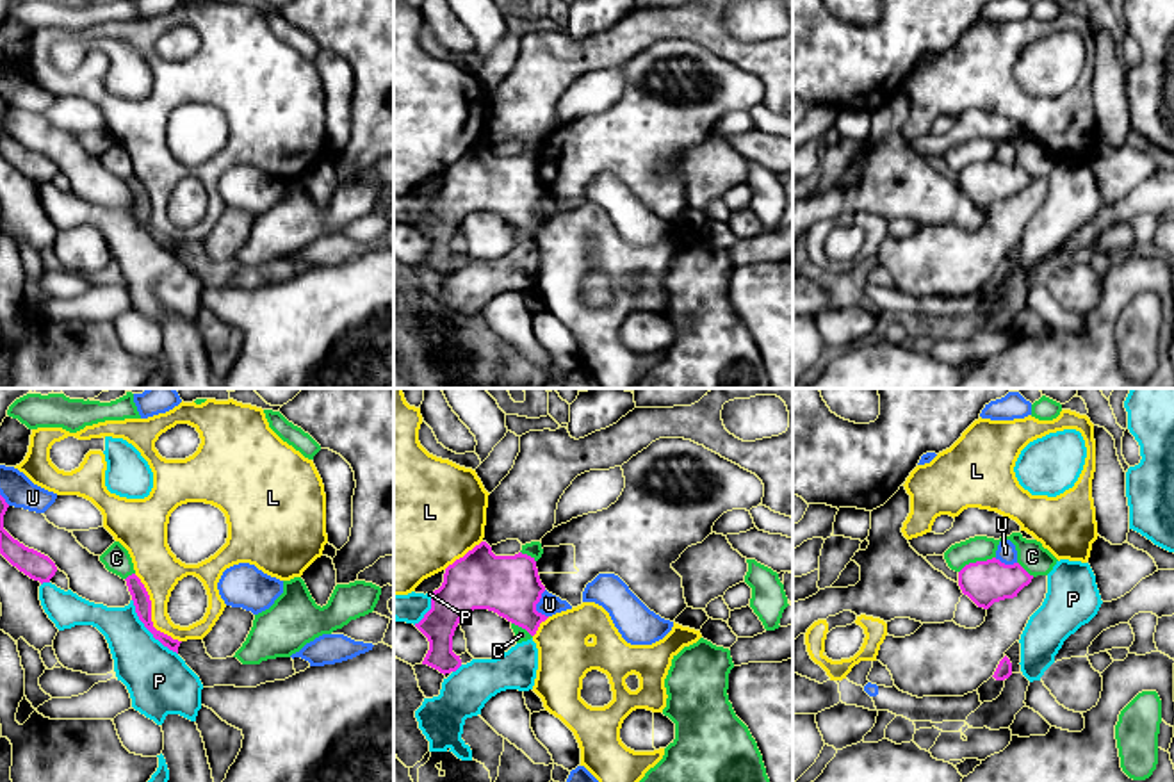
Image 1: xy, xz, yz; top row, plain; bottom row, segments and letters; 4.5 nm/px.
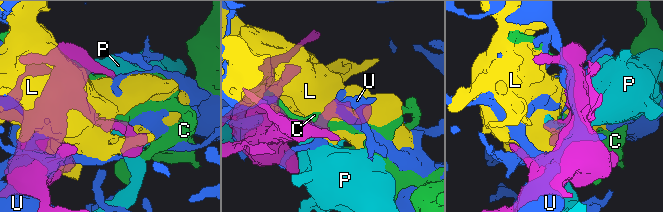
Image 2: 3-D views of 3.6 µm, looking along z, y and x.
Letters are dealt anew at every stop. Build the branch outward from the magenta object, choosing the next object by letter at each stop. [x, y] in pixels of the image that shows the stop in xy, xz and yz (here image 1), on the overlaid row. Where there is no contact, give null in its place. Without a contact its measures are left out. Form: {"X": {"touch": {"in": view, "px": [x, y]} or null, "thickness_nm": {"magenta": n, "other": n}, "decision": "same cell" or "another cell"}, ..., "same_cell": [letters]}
{"C": {"touch": {"in": "yz", "px": [977, 562]}, "thickness_nm": {"magenta": 190, "other": 140}, "decision": "same cell"}, "L": {"touch": {"in": "xy", "px": [150, 613]}, "thickness_nm": {"magenta": 80, "other": 190}, "decision": "another cell"}, "P": {"touch": {"in": "xy", "px": [146, 627]}, "thickness_nm": {"magenta": 80, "other": 280}, "decision": "another cell"}, "U": {"touch": {"in": "xz", "px": [535, 606]}, "thickness_nm": {"magenta": 280, "other": 100}, "decision": "another cell"}, "same_cell": ["C"]}

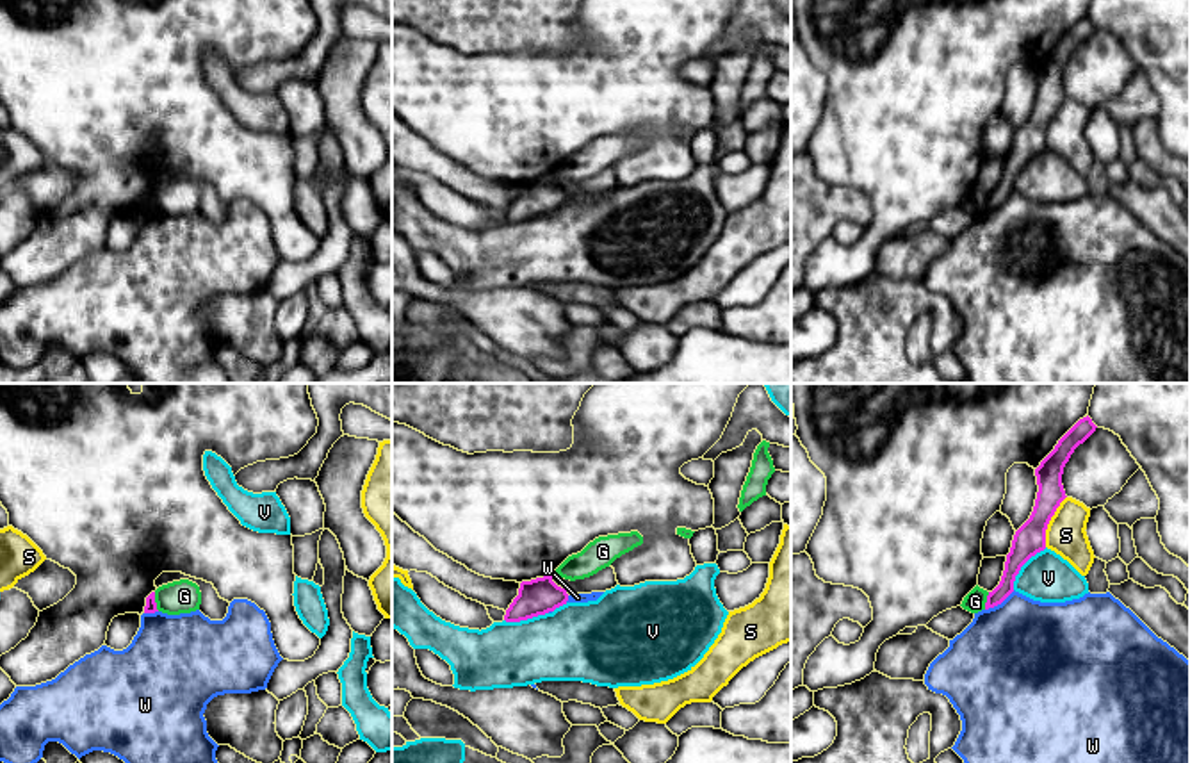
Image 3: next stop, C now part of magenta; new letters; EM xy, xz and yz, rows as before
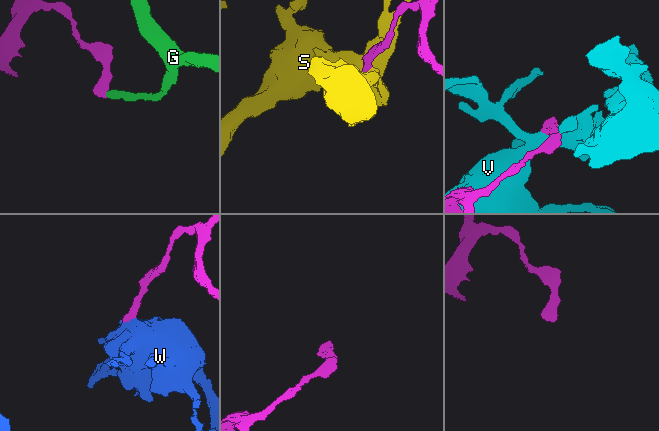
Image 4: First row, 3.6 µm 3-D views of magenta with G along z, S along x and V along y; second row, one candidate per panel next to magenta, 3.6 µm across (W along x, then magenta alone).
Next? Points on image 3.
{"G": {"touch": {"in": "xy", "px": [154, 601]}, "thickness_nm": {"magenta": 50, "other": 150}, "decision": "another cell"}, "S": {"touch": {"in": "yz", "px": [1050, 519]}, "thickness_nm": {"magenta": 140, "other": 180}, "decision": "another cell"}, "V": {"touch": {"in": "yz", "px": [1023, 564]}, "thickness_nm": {"magenta": 140, "other": 220}, "decision": "another cell"}, "W": {"touch": {"in": "yz", "px": [1000, 603]}, "thickness_nm": {"magenta": 100, "other": 500}, "decision": "another cell"}, "same_cell": []}

